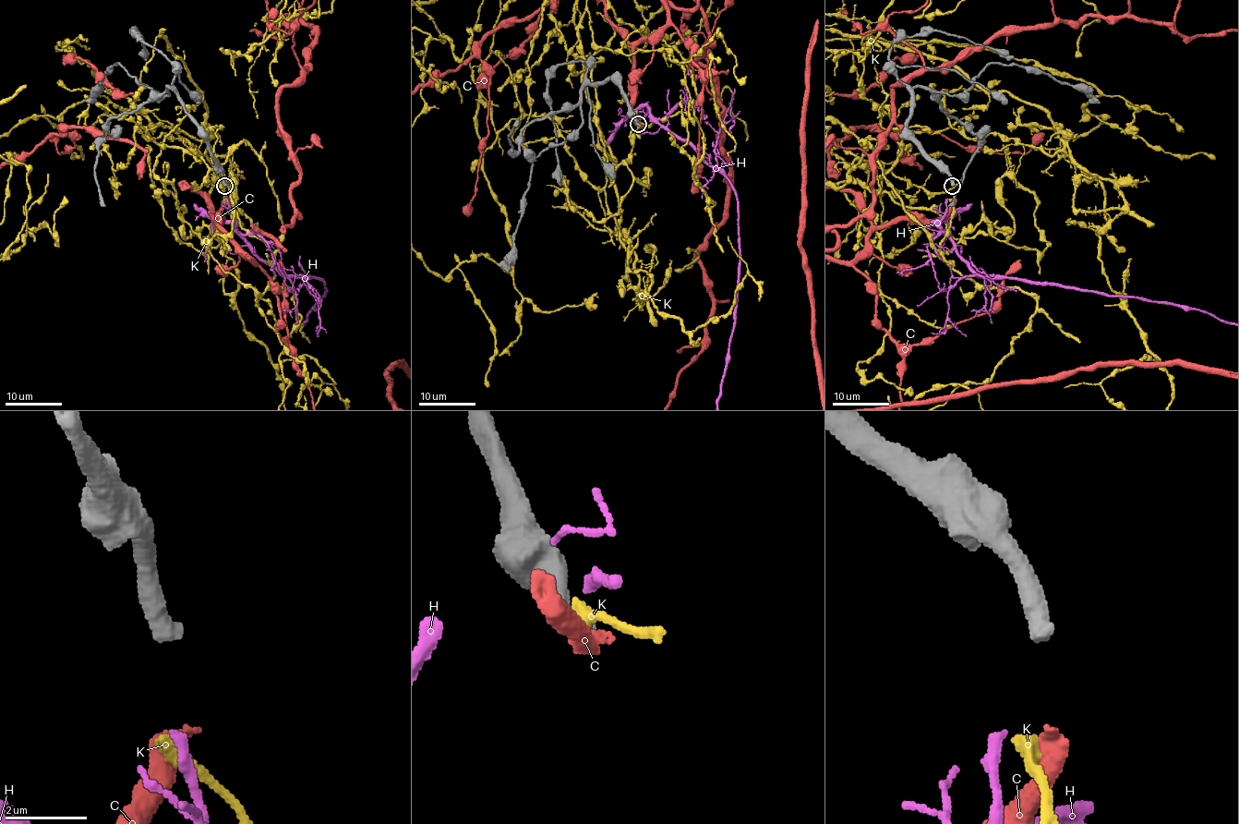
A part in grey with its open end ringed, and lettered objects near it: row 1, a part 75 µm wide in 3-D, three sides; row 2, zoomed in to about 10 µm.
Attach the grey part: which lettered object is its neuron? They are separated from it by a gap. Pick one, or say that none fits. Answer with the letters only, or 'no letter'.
C

